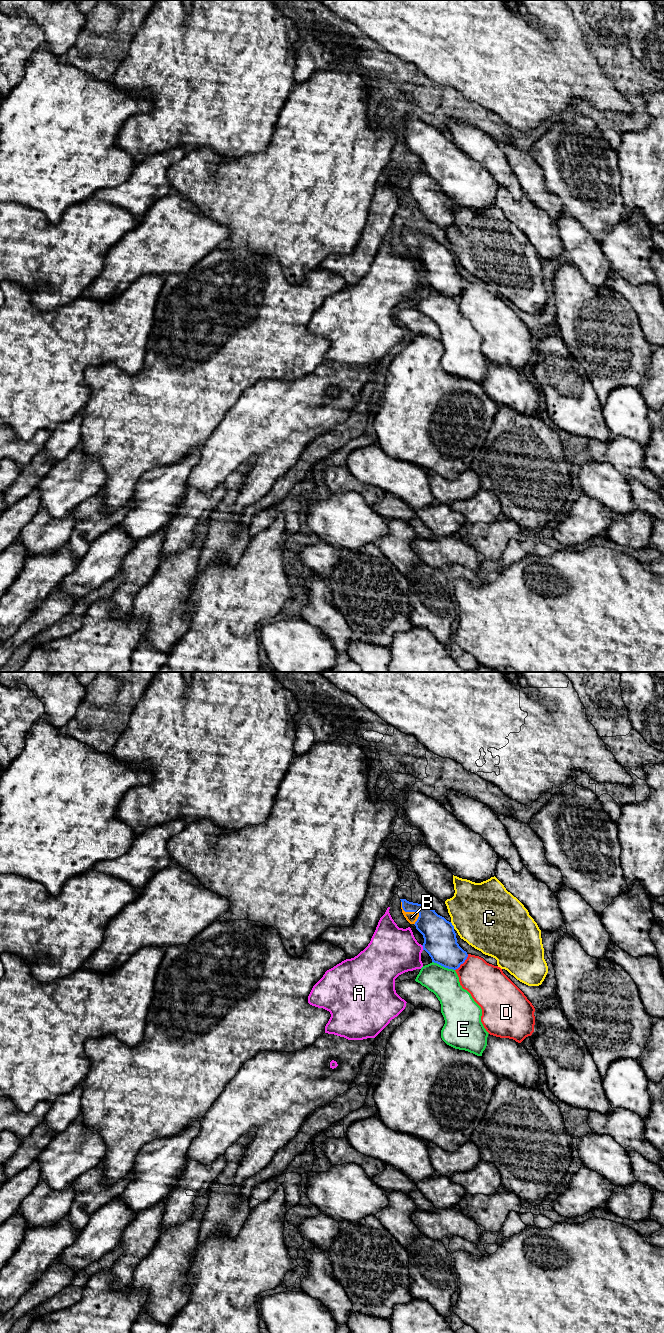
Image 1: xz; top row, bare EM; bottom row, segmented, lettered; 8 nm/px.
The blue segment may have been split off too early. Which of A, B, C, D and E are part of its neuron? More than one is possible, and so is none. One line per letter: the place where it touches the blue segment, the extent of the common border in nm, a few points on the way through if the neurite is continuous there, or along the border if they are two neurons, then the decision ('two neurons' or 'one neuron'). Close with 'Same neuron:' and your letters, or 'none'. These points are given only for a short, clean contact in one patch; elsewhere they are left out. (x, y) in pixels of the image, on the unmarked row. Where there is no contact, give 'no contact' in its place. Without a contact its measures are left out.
A: meets blue in xz at (423, 275); contact 40 nm long; two neurons
B: meets blue in xz at (412, 239); contact 220 nm long; runs through xz (436, 258), (417, 240), (412, 239), (411, 245); one neuron
C: meets blue in xz at (452, 253); contact 70 nm long; two neurons
D: meets blue in xz at (463, 290); contact 170 nm long; two neurons
E: meets blue in xz at (443, 294); contact 200 nm long; two neurons
Same neuron: B

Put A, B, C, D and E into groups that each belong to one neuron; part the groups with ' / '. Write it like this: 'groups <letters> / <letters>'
groups A / B / C / D / E

